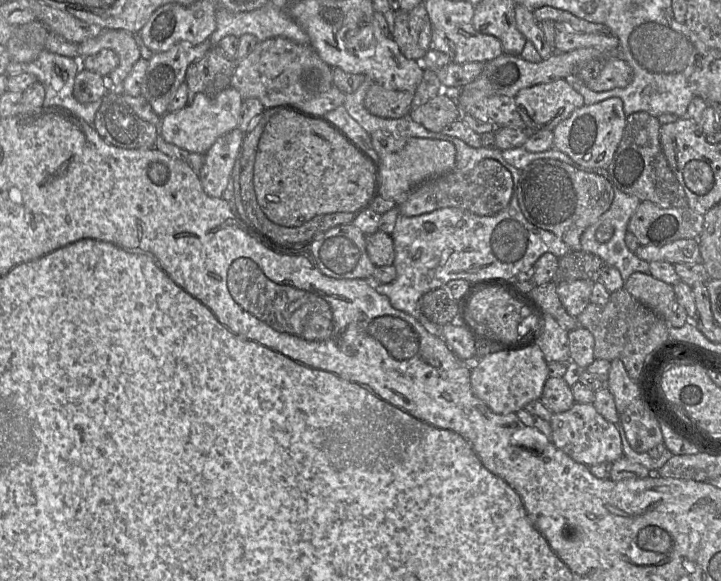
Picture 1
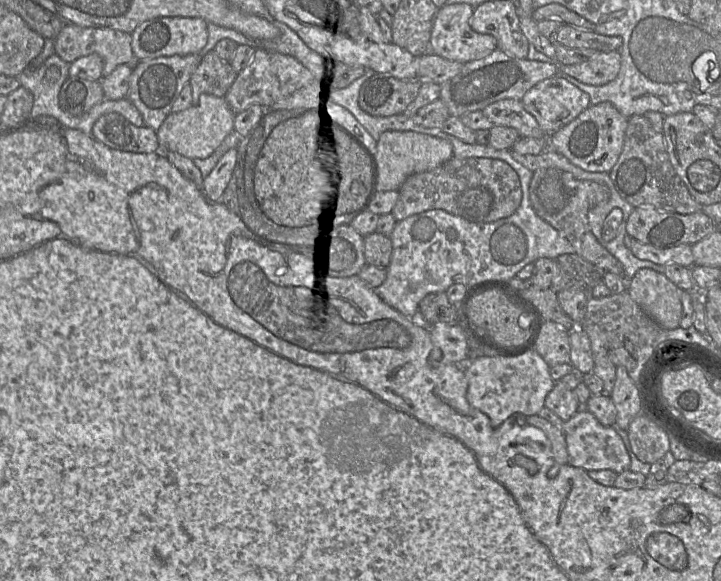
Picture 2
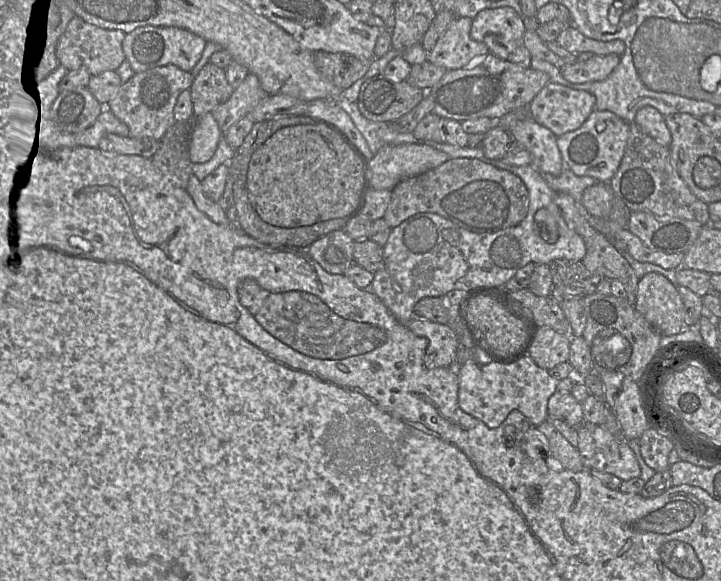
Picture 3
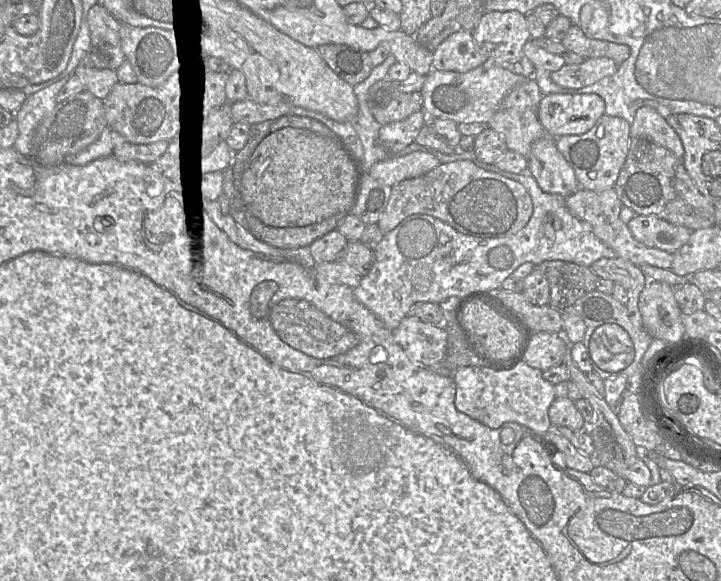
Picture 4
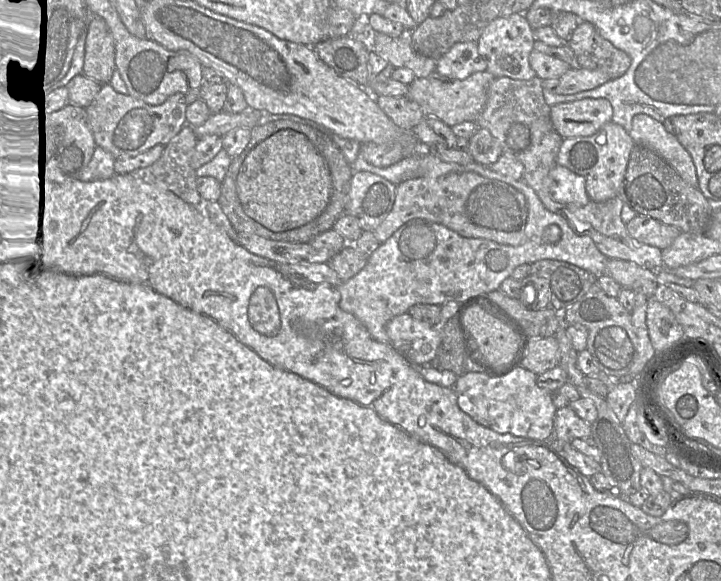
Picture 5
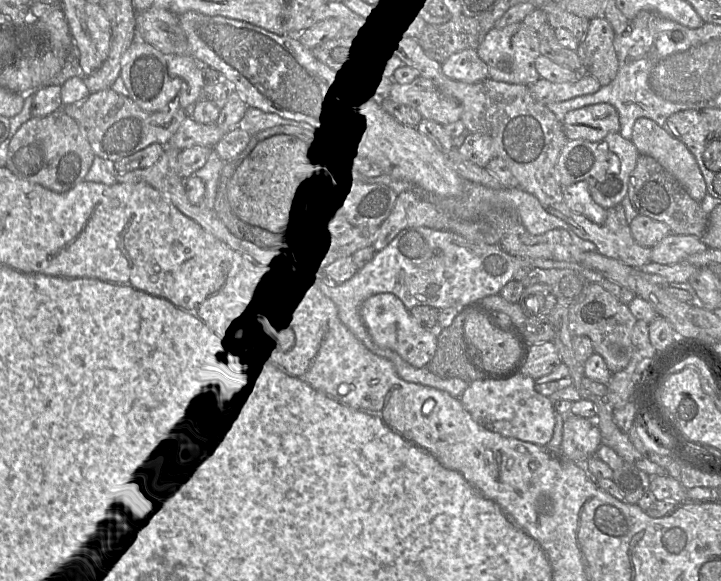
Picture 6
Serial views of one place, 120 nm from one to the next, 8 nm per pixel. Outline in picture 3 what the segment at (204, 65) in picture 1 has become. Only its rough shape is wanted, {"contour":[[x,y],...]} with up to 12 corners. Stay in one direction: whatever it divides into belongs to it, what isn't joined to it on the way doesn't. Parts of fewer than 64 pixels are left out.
{"contour":[[208,62],[190,87],[193,119],[211,113],[234,90],[226,70]]}

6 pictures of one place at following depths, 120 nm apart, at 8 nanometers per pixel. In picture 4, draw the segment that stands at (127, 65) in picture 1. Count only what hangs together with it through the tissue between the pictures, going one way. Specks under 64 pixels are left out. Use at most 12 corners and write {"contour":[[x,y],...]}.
{"contour":[[102,5],[87,15],[88,64],[117,70],[126,59],[121,22]]}

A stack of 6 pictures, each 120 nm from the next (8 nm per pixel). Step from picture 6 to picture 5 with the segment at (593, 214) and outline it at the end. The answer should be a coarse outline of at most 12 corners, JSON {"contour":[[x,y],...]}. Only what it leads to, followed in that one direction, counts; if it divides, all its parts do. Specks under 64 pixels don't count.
{"contour":[[556,163],[549,172],[555,201],[590,201],[583,176]]}

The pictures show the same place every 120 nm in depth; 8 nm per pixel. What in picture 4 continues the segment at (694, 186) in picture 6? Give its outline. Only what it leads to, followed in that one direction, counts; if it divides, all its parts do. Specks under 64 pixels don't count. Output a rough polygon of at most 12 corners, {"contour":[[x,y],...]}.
{"contour":[[650,106],[636,110],[632,138],[652,141],[683,159],[678,135]]}

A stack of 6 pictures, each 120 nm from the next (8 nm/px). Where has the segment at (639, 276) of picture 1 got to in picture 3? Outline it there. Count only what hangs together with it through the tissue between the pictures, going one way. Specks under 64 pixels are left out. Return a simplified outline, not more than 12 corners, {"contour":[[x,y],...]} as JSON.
{"contour":[[656,272],[638,283],[635,308],[662,336],[678,334],[684,305]]}

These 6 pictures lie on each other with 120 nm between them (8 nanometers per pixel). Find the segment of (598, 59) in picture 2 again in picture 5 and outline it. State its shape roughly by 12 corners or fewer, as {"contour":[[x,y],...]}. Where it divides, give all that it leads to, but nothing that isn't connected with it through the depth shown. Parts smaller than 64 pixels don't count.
{"contour":[[571,67],[542,80],[554,94],[594,89],[609,80],[604,72]]}

